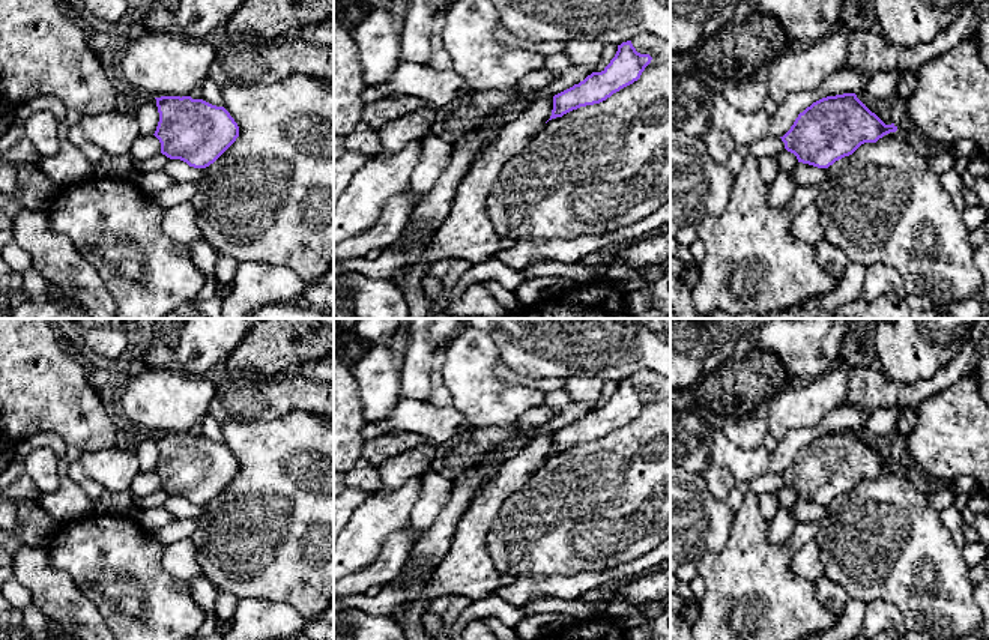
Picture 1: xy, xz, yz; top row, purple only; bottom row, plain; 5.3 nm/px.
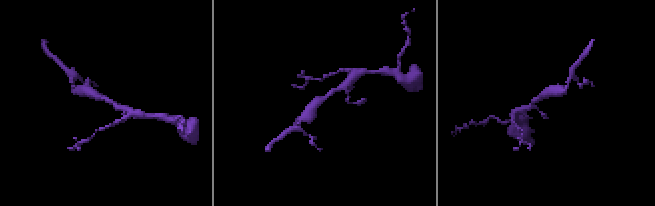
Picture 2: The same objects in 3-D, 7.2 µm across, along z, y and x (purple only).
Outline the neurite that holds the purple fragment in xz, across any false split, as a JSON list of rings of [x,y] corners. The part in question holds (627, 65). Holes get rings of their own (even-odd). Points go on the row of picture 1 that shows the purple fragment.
[[[631,41],[618,45],[618,51],[601,72],[592,72],[579,84],[553,96],[553,110],[549,120],[580,107],[606,101],[613,93],[637,81],[651,63],[649,54],[640,54]]]

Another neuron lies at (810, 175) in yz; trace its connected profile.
[[[798,162],[798,165],[792,171],[789,171],[789,174],[797,182],[797,186],[818,185],[825,176],[825,168]]]

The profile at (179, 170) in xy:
[[[170,159],[164,170],[180,183],[195,183],[203,176],[203,168],[189,167],[180,159]]]

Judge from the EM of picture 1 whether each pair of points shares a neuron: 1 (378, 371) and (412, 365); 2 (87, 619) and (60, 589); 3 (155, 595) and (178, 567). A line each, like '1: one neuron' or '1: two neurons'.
1: two neurons
2: one neuron
3: two neurons

